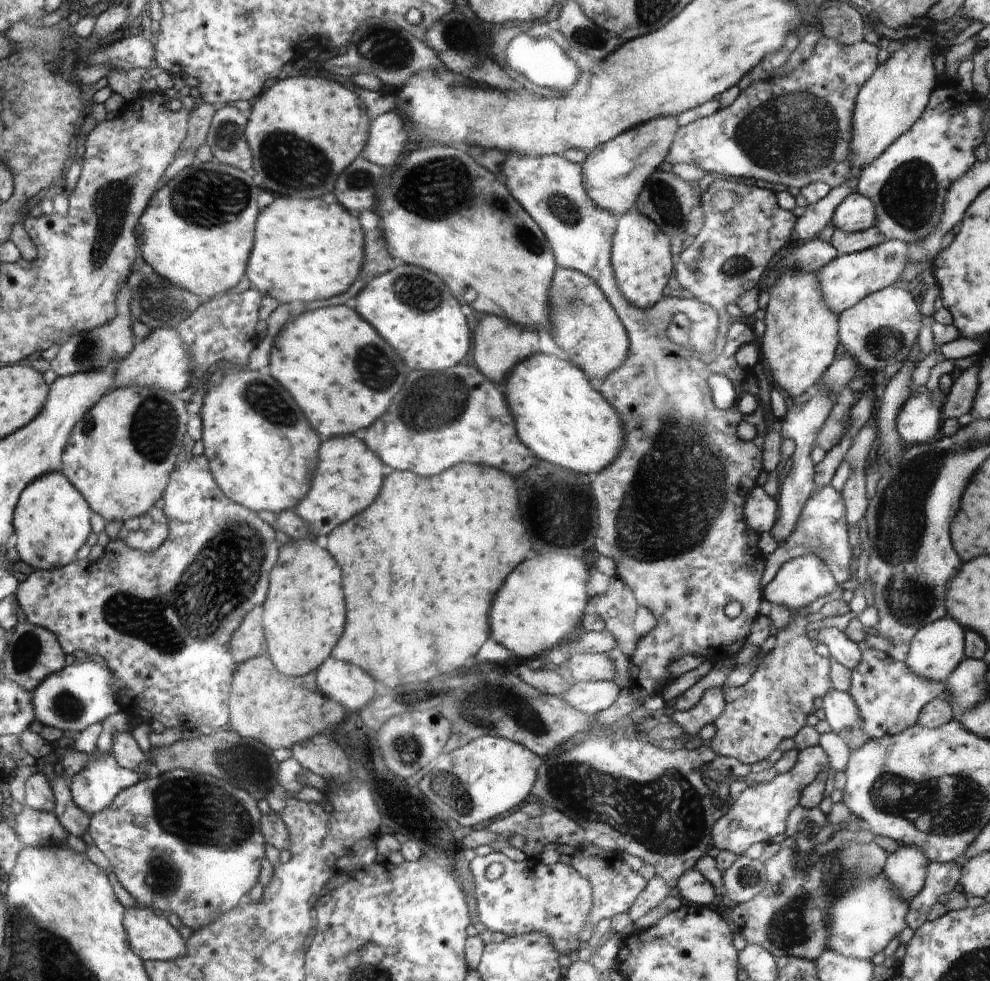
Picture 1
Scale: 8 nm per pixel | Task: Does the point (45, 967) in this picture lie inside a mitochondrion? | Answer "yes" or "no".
yes

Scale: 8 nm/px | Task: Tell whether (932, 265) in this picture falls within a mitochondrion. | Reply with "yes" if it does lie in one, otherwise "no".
no

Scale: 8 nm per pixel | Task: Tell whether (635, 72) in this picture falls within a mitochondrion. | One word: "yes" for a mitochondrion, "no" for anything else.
no

